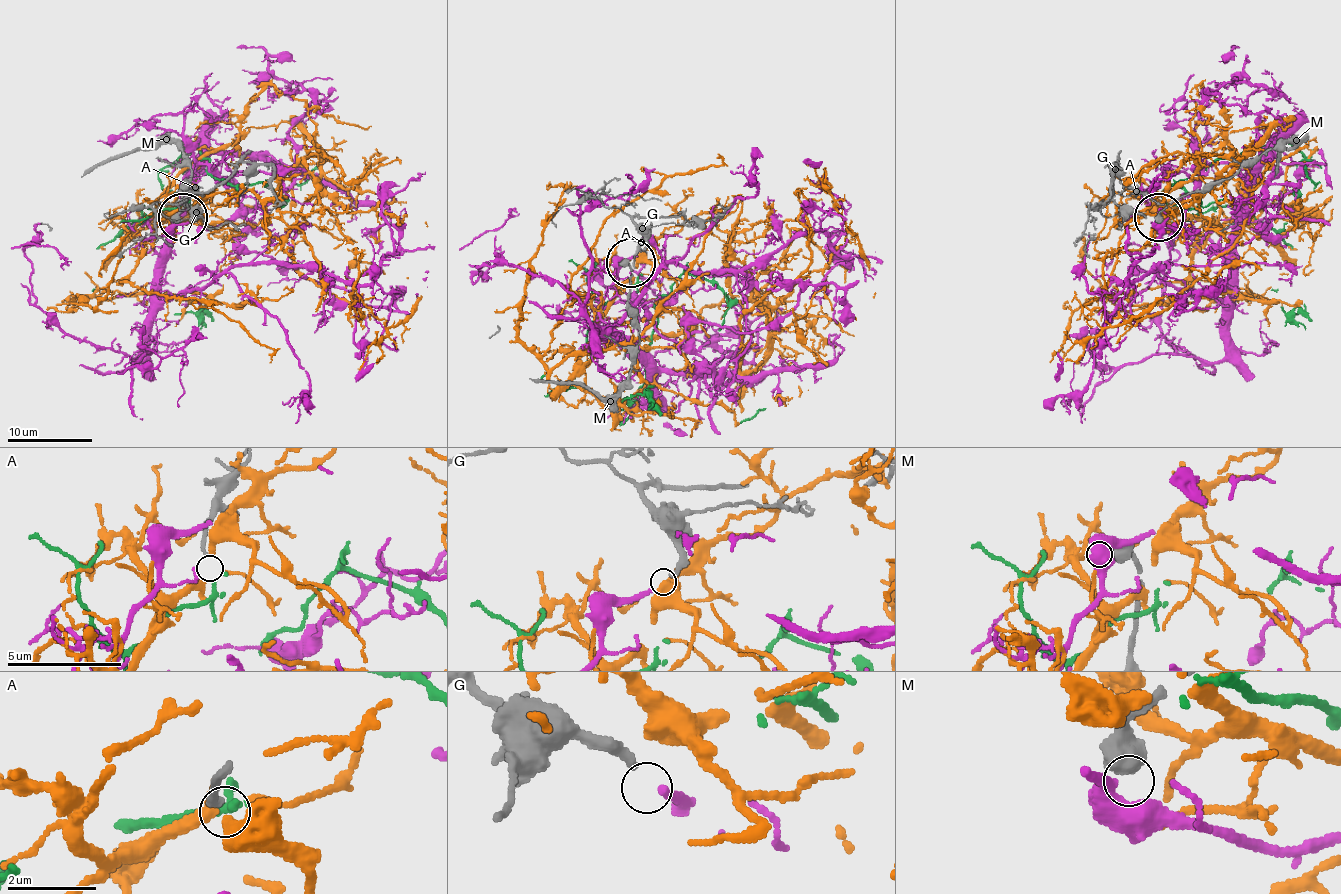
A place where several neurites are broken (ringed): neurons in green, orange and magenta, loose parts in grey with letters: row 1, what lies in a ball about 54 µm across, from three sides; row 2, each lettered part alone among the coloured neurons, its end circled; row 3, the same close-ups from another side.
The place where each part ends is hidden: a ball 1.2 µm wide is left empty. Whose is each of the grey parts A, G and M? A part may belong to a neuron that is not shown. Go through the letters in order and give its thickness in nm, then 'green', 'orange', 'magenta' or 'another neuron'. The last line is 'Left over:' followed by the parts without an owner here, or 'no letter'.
A: calibre 180 nm; green
G: calibre 260 nm; magenta
M: calibre 650 nm; another neuron
Left over: M

